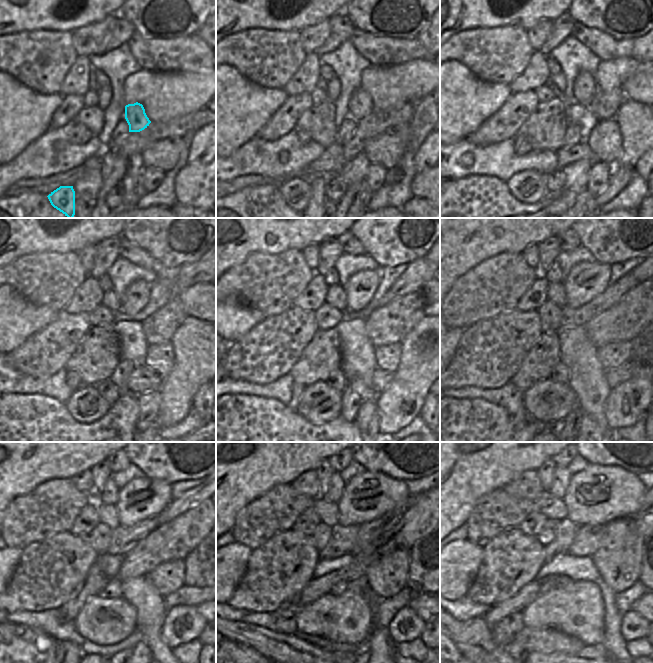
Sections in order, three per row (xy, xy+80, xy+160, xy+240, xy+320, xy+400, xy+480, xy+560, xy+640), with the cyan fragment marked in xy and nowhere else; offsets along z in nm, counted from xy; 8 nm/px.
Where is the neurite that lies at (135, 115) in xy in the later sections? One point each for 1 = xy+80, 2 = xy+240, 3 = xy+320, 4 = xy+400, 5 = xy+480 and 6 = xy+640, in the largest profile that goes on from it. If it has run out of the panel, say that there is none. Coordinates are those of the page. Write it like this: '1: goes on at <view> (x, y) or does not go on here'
1: goes on at xy+80 (360, 105)
2: goes on at xy+240 (136, 295)
3: goes on at xy+320 (360, 288)
4: goes on at xy+400 (585, 281)
5: goes on at xy+480 (142, 498)
6: goes on at xy+640 (597, 495)

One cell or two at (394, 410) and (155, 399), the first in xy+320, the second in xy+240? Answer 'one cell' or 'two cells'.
two cells

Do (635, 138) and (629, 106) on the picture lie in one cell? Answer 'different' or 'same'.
same

